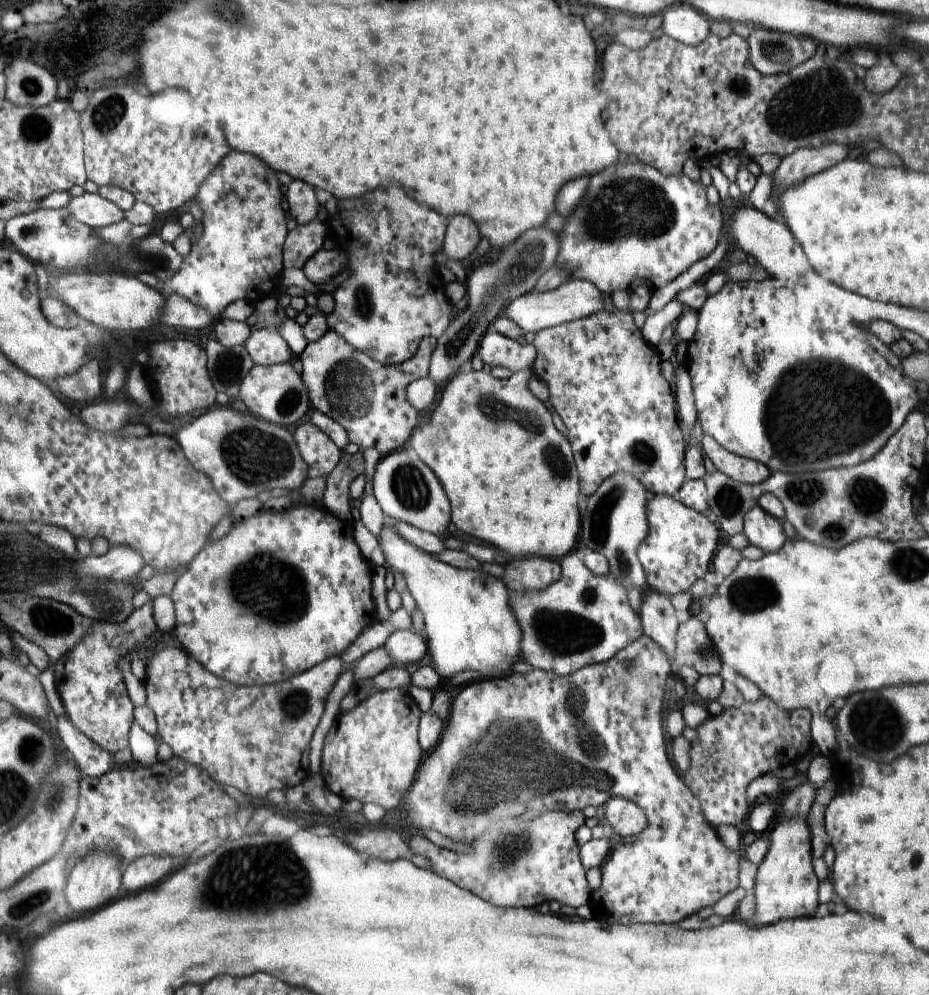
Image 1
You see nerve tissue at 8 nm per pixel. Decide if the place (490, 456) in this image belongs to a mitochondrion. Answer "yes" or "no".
no

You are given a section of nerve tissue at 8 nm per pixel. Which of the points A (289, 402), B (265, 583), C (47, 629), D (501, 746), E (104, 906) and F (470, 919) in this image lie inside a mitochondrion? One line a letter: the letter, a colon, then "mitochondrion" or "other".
A: mitochondrion
B: mitochondrion
C: mitochondrion
D: mitochondrion
E: other
F: other

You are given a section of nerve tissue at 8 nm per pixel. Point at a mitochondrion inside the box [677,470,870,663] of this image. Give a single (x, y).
(751, 595)

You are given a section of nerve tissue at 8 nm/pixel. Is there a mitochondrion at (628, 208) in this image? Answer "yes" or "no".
yes

